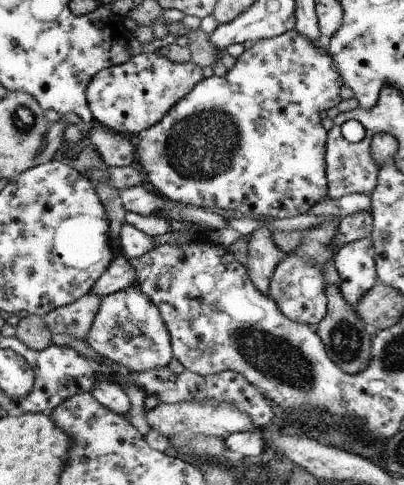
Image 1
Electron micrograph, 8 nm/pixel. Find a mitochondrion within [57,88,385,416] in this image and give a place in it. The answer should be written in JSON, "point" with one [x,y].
{"point":[203,145]}

